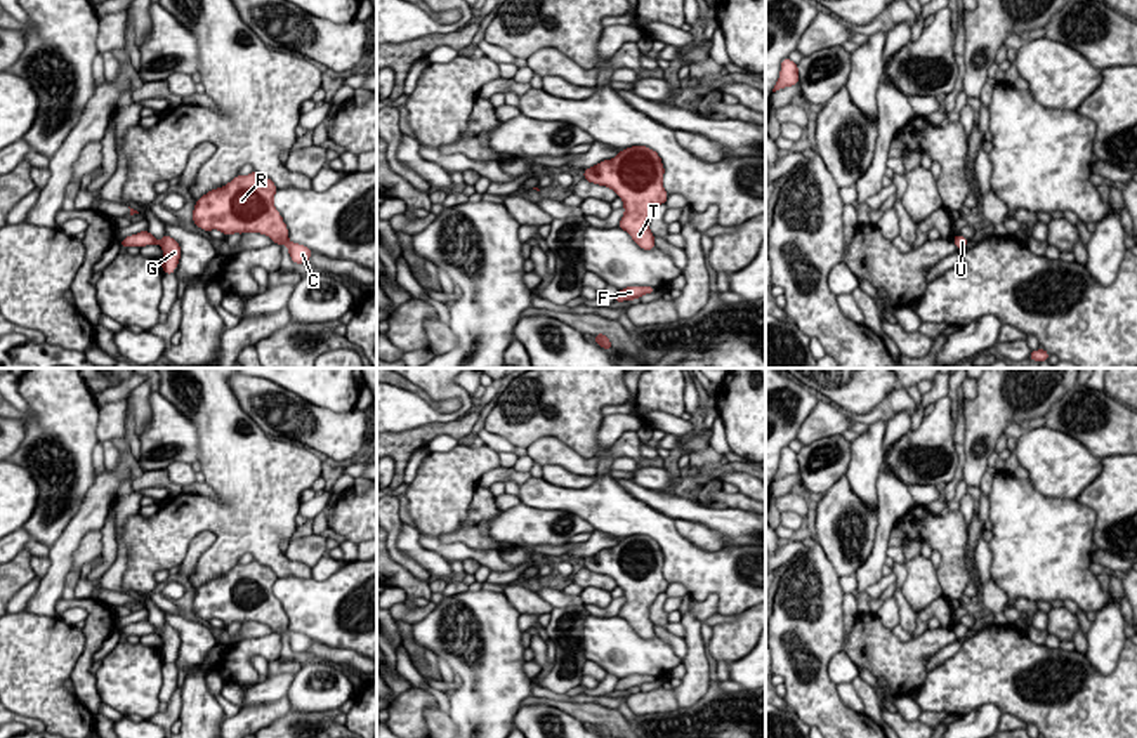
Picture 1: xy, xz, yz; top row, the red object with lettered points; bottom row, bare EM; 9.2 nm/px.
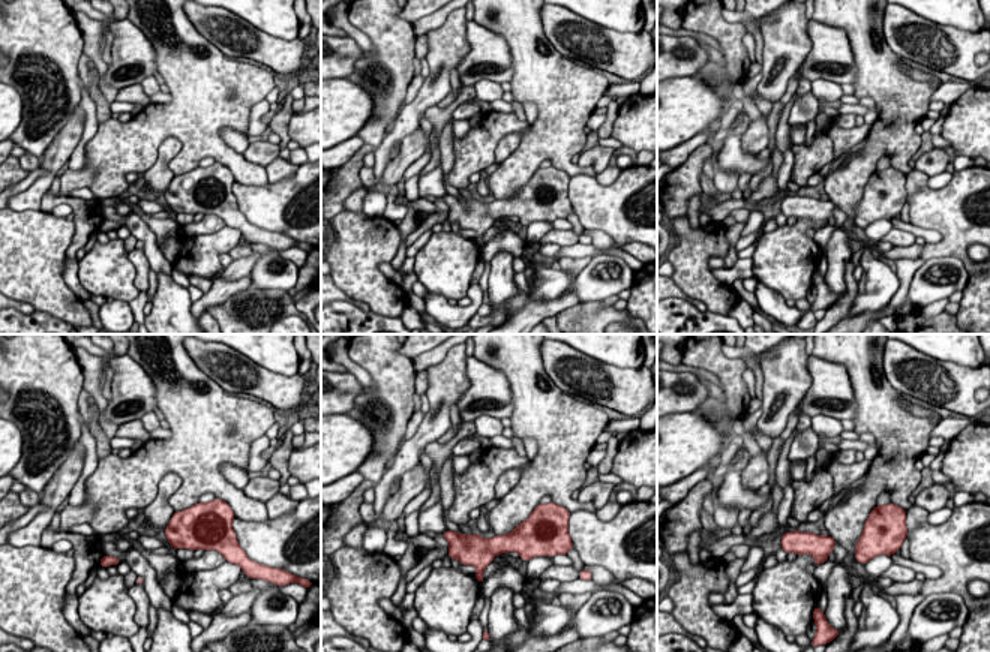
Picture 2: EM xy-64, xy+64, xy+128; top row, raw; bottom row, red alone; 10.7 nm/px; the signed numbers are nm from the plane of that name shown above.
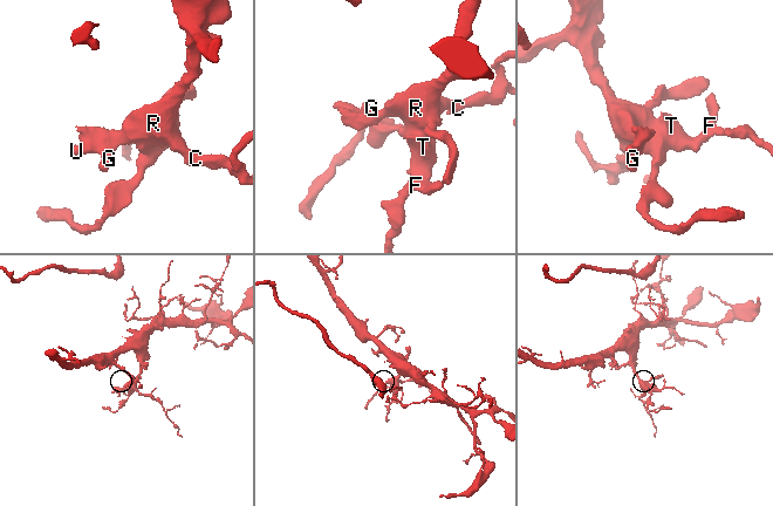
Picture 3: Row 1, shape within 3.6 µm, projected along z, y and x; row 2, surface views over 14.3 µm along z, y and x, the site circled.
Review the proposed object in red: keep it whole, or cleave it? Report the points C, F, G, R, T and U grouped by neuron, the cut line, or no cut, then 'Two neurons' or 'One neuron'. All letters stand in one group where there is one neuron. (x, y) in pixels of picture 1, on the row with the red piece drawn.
Groups: C F G R T U. No split. One neuron

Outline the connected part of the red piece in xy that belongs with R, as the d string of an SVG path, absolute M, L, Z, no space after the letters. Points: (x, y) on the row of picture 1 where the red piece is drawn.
M255 170L236 175L222 188L200 196L193 210L193 222L203 229L219 229L227 238L233 233L260 233L276 245L286 245L292 262L304 264L311 259L311 248L292 243L288 227L274 207L276 184Z

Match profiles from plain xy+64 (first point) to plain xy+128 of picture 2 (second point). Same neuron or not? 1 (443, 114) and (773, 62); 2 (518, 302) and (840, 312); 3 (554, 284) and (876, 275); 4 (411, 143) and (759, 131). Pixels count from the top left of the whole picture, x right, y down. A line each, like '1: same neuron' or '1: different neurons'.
1: same neuron
2: same neuron
3: same neuron
4: same neuron

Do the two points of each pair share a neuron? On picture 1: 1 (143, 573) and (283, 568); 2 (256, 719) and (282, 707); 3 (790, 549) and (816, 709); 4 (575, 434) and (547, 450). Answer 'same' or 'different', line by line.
1: same
2: same
3: different
4: different

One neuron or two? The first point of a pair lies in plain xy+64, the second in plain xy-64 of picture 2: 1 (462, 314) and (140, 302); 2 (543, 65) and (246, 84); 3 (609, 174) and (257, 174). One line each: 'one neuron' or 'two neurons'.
1: two neurons
2: one neuron
3: two neurons

